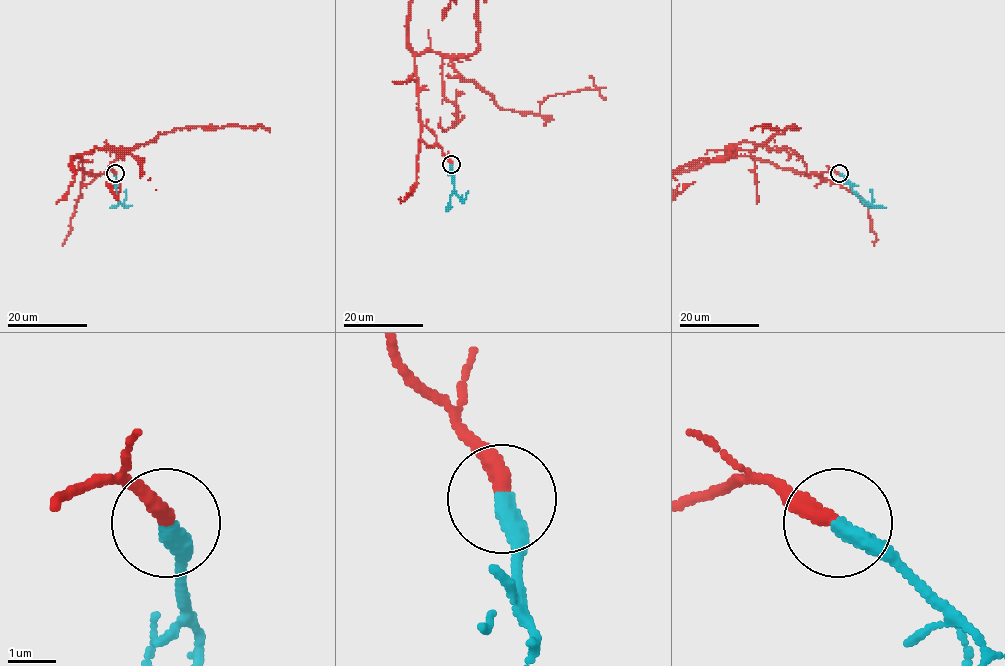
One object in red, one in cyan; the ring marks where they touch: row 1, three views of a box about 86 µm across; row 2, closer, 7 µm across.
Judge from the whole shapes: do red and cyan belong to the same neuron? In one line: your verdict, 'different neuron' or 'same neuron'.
same neuron

